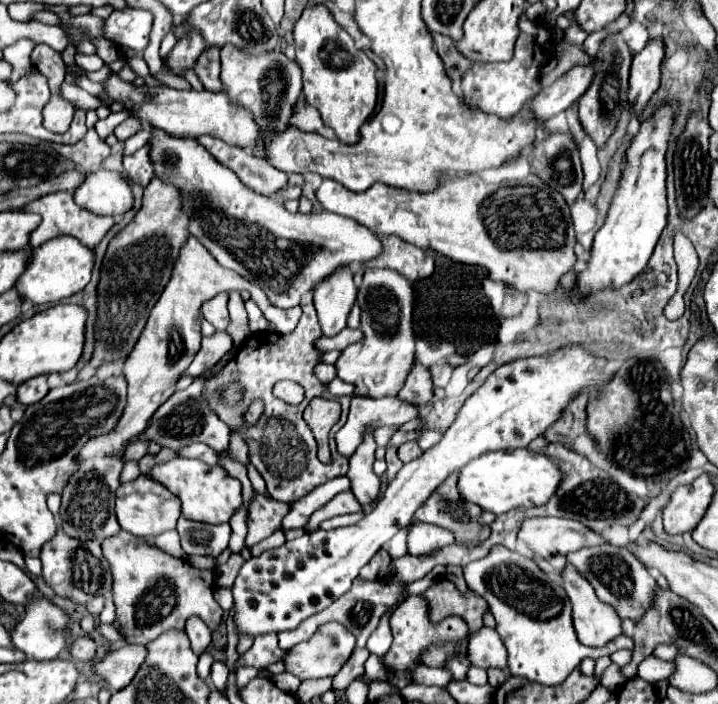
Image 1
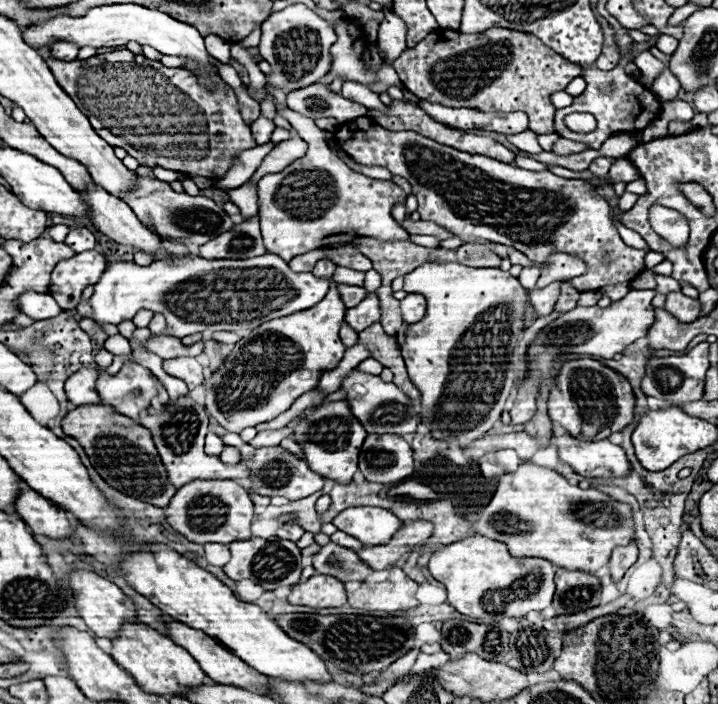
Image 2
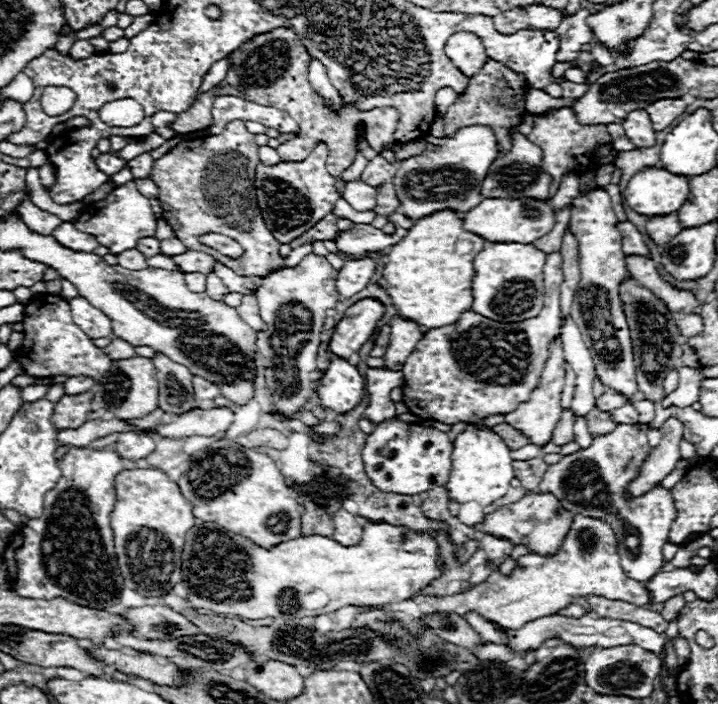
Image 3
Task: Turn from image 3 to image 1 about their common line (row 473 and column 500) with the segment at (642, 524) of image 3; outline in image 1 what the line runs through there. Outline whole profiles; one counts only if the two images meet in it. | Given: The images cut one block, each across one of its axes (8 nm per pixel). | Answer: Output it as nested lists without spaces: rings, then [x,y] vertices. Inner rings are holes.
[[[494,546],[486,558],[474,560],[462,568],[470,590],[484,596],[496,618],[496,632],[508,650],[508,670],[512,676],[524,676],[538,684],[560,684],[580,666],[584,658],[598,660],[620,648],[632,648],[634,642],[620,634],[602,648],[590,648],[578,642],[572,626],[572,604],[560,584],[548,580],[544,572],[526,556],[504,546]]]

